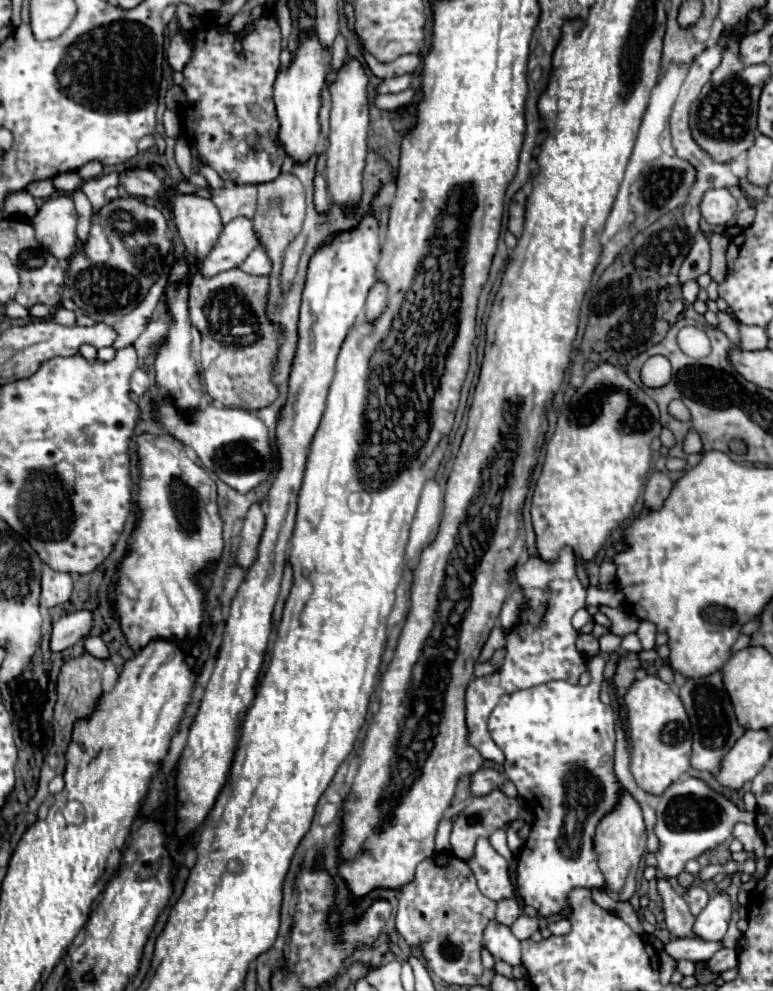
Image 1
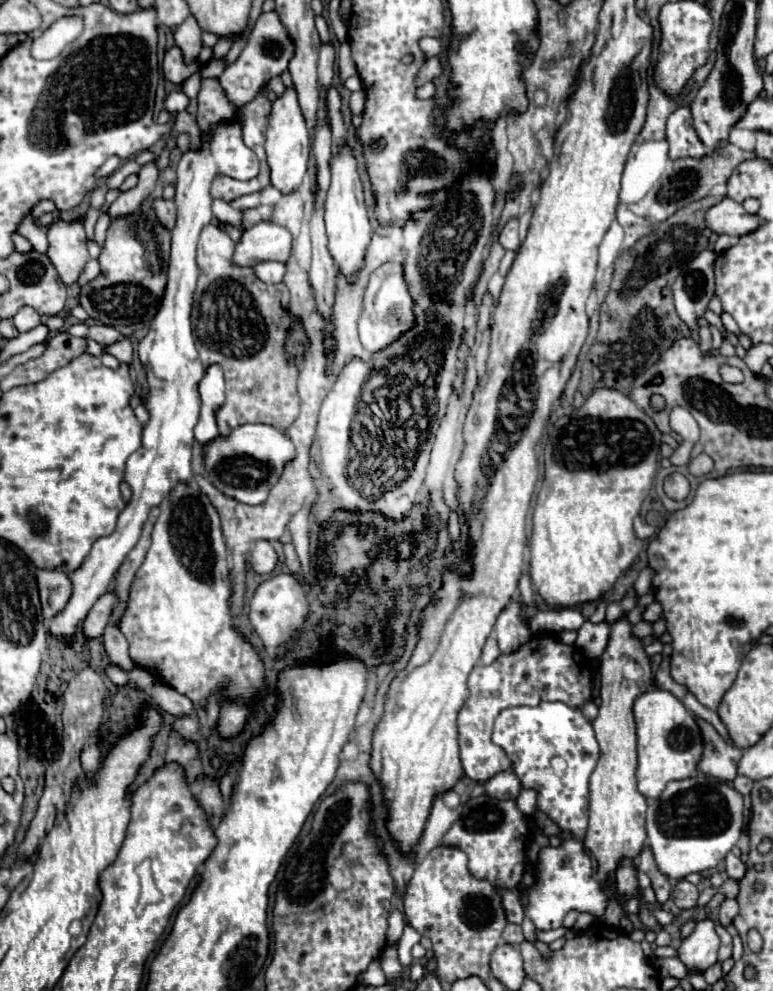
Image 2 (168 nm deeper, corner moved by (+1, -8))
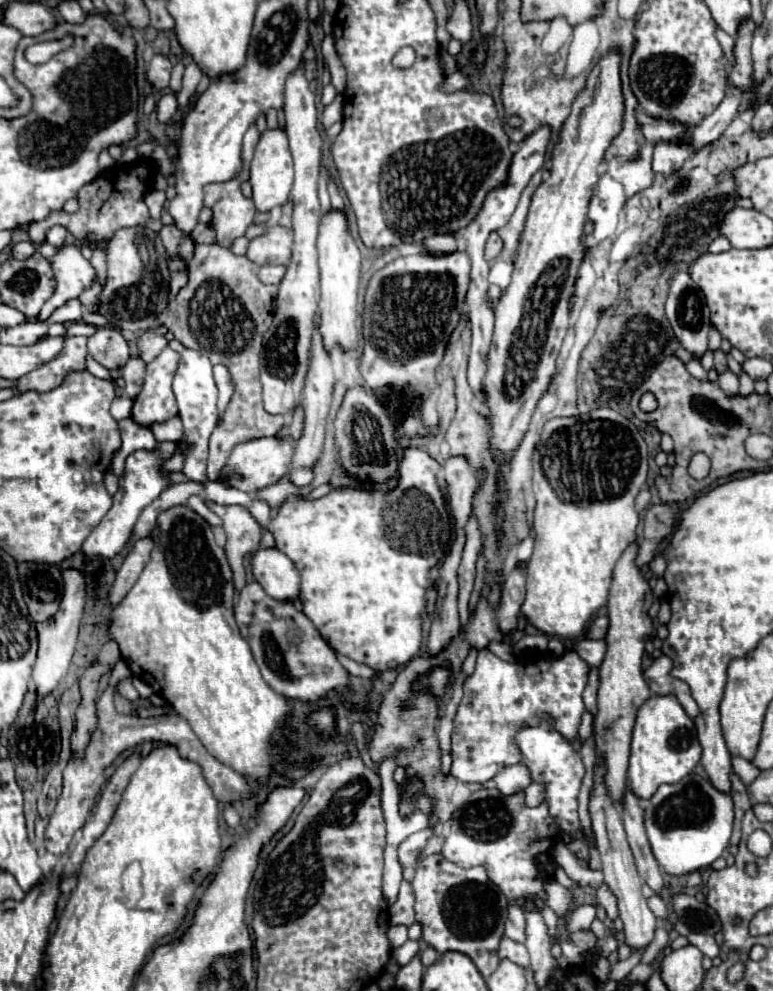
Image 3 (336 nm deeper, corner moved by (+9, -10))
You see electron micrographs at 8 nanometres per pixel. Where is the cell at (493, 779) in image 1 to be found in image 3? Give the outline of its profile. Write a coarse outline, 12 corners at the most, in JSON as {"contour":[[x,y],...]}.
{"contour":[[525,764],[507,766],[495,784],[503,794],[525,790],[533,780]]}

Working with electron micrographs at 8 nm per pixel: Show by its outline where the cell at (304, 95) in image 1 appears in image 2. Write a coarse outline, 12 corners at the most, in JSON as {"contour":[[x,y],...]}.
{"contour":[[295,86],[273,102],[265,150],[271,184],[293,192],[309,162]]}

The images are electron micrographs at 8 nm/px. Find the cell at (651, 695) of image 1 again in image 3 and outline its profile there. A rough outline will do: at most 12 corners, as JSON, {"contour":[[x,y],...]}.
{"contour":[[675,696],[637,712],[629,788],[649,800],[699,764],[693,720]]}

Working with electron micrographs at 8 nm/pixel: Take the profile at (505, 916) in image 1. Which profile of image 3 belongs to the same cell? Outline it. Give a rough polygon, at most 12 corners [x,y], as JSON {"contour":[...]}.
{"contour":[[503,938],[499,956],[529,966],[525,944]]}

